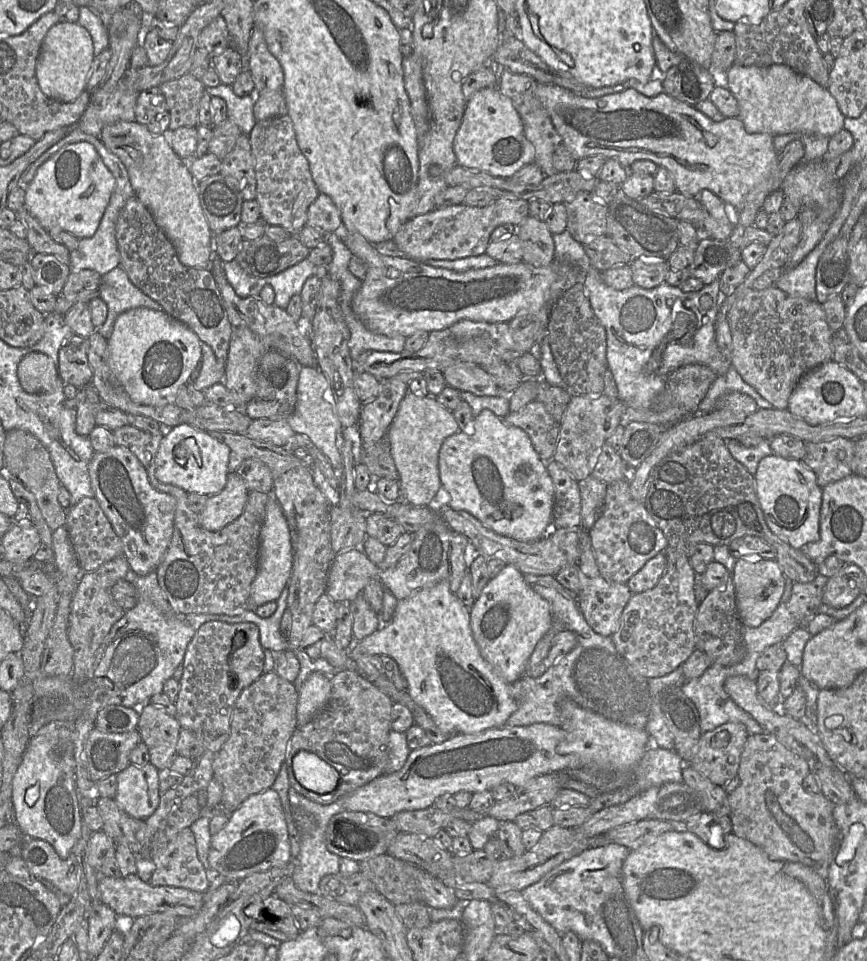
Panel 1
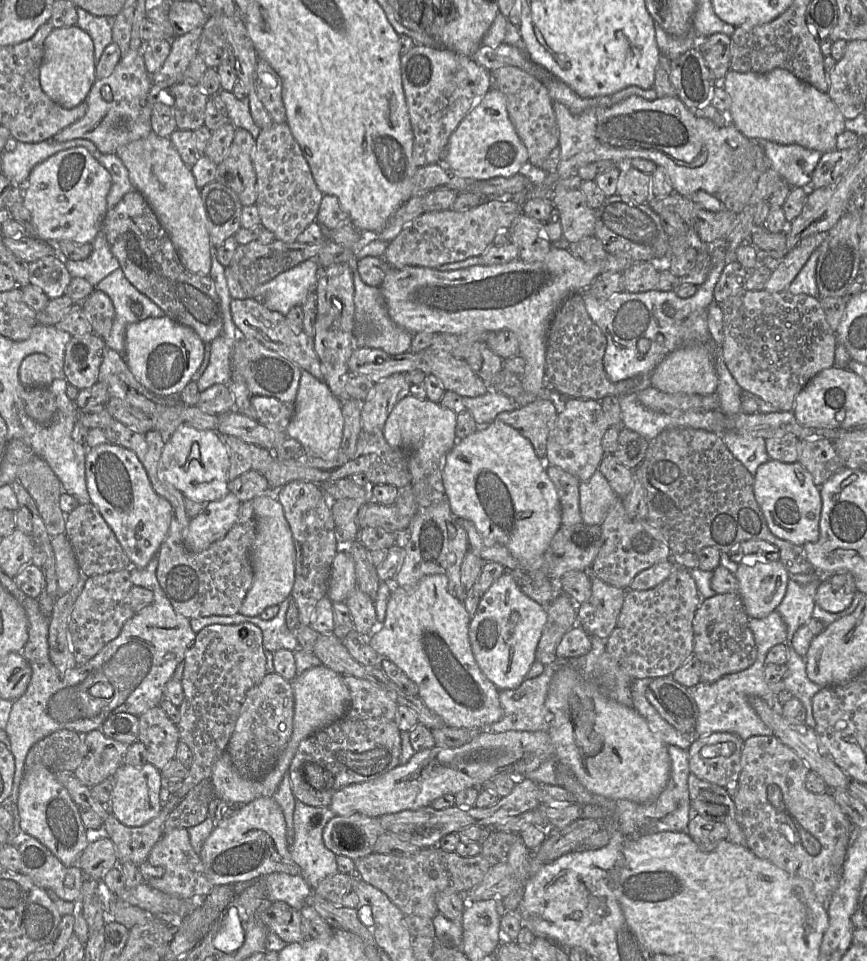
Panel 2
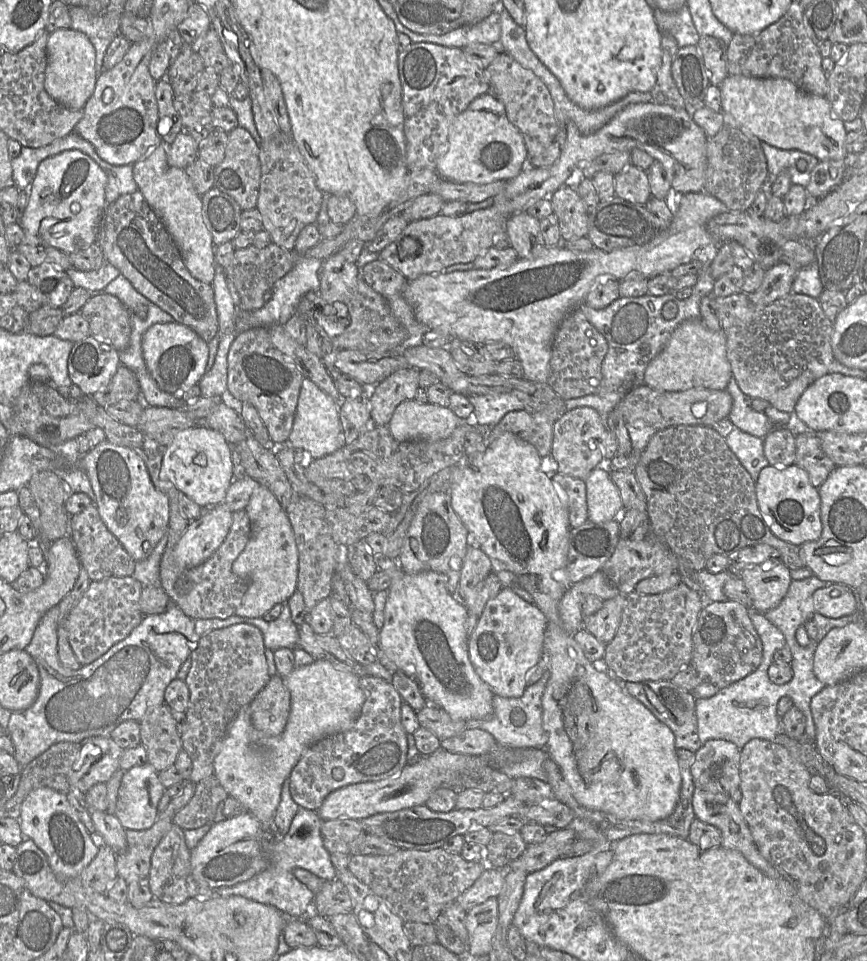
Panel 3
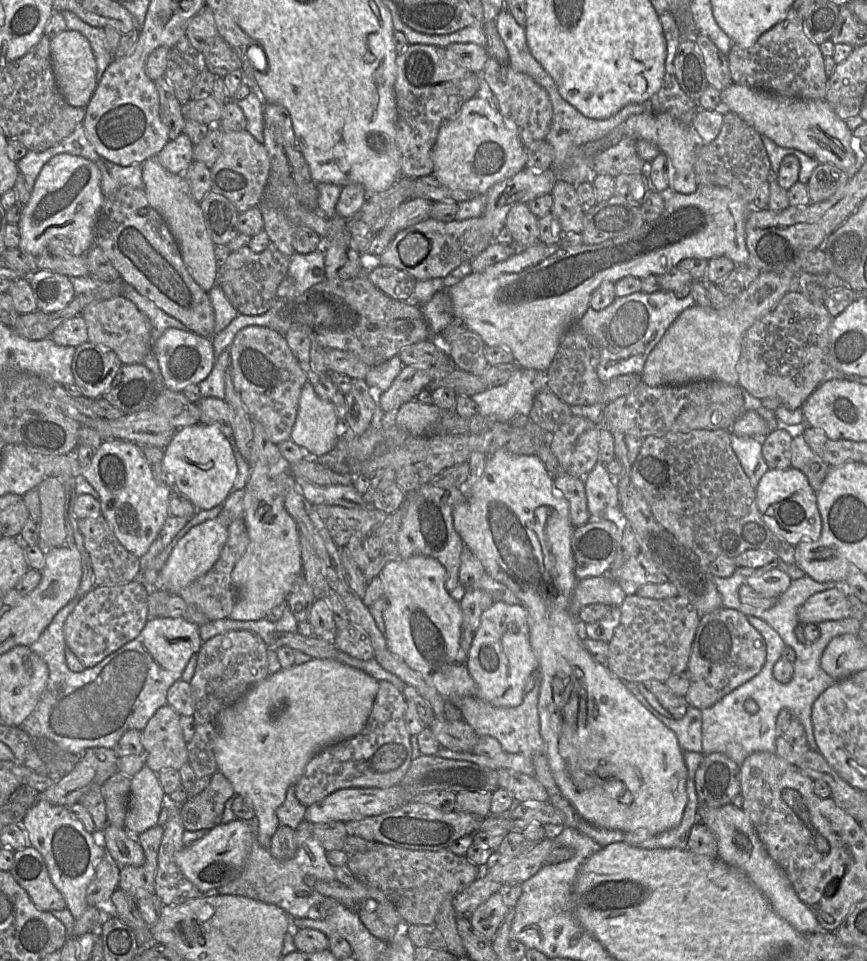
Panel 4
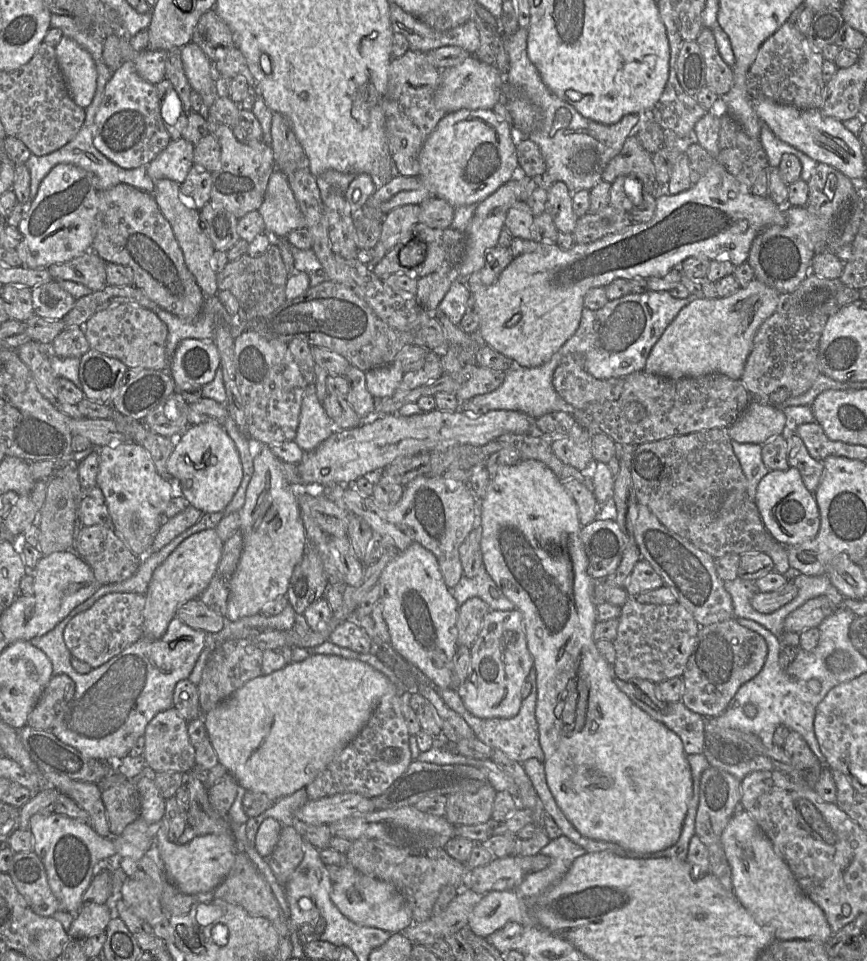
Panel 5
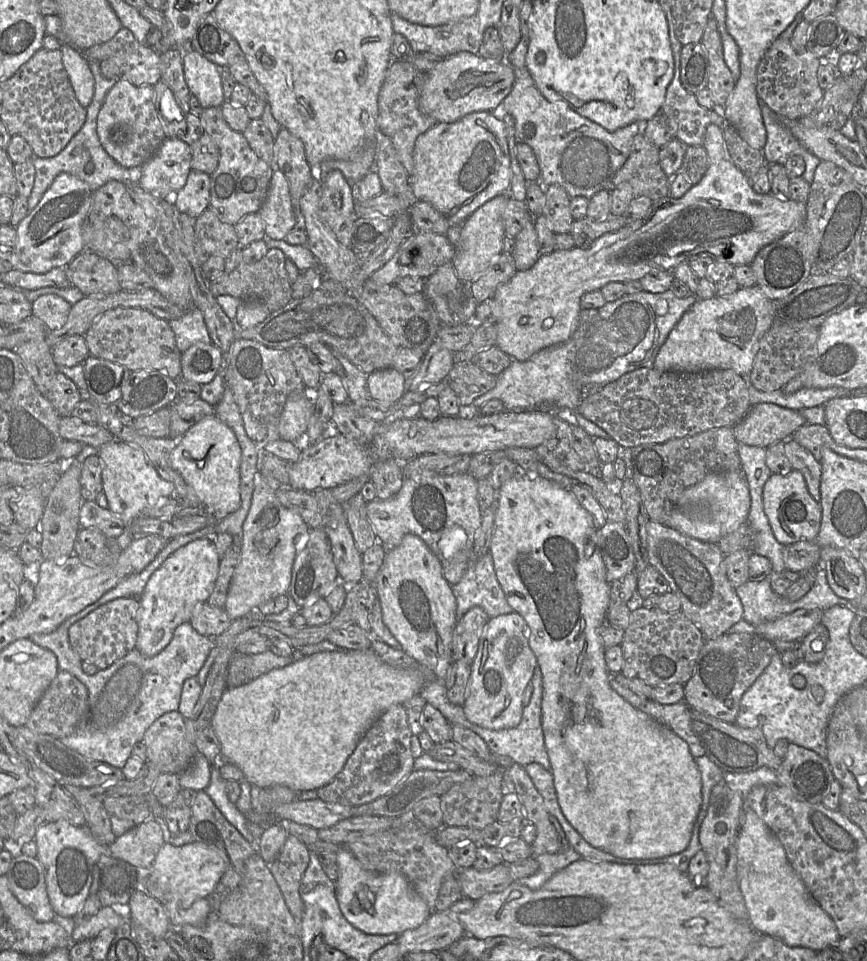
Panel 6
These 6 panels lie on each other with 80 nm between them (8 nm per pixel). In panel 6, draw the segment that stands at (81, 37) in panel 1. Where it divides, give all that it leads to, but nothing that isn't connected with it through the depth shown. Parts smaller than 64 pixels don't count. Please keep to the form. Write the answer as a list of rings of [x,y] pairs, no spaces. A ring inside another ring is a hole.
[[[69,43],[61,48],[63,66],[67,72],[75,96],[85,109],[90,105],[94,95],[94,77],[88,59],[84,54]]]

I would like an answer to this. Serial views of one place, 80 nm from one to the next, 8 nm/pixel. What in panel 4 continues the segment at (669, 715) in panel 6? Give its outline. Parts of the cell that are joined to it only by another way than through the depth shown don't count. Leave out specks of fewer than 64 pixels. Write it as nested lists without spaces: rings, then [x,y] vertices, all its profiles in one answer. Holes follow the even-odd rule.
[[[623,681],[623,684],[654,717],[675,733],[679,746],[683,751],[702,752],[701,710],[689,705],[681,719],[669,719],[651,707],[639,691],[637,683]]]

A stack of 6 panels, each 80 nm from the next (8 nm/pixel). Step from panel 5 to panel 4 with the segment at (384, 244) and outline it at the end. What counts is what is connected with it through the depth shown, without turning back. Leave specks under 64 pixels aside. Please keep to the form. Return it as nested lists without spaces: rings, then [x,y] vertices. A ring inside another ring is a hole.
[[[410,198],[401,204],[389,217],[382,230],[396,235],[398,232],[429,218],[432,201]]]

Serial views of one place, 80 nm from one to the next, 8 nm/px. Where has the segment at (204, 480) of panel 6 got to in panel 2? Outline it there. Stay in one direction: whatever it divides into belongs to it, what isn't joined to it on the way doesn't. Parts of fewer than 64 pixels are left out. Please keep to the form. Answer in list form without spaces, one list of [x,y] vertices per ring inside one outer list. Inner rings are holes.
[[[180,426],[166,439],[158,463],[157,476],[161,482],[178,489],[184,497],[205,505],[223,499],[229,492],[229,467],[229,448],[216,430]]]

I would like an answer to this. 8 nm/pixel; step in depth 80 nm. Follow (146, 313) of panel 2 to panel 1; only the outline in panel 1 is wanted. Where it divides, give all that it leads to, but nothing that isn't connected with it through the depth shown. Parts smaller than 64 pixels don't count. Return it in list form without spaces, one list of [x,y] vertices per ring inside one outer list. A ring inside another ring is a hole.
[[[121,266],[102,276],[98,291],[99,297],[108,307],[107,319],[97,329],[106,340],[111,335],[114,322],[121,313],[139,307],[163,311],[158,302],[143,293],[129,280],[127,273]]]

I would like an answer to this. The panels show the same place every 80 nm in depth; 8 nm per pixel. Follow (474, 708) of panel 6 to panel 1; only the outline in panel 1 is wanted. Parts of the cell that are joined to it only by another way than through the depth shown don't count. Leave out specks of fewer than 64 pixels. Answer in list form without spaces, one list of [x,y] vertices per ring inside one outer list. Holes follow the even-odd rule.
[[[512,564],[488,581],[470,608],[470,626],[482,657],[508,683],[526,675],[528,660],[552,623],[549,602],[526,583],[524,574]]]

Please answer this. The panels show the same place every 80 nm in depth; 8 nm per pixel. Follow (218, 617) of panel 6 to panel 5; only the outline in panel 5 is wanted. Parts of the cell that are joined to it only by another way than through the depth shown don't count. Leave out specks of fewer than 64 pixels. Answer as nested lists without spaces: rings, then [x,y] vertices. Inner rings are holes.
[[[198,598],[189,600],[180,606],[176,617],[196,630],[206,633],[217,633],[222,630],[225,617],[207,607]]]

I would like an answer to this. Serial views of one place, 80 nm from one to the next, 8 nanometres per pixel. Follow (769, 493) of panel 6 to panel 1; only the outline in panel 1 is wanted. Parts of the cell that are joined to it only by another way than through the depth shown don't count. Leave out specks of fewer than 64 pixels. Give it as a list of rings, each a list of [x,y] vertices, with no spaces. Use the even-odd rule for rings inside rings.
[[[771,454],[759,462],[754,479],[757,498],[765,521],[774,534],[787,541],[796,549],[804,549],[807,544],[817,542],[820,539],[822,488],[817,483],[815,473],[807,468],[802,460],[787,460]]]

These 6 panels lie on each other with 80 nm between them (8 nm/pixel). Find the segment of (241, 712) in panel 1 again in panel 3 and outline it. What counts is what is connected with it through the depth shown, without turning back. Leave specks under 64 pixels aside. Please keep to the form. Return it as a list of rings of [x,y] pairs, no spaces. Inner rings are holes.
[[[275,674],[249,703],[252,725],[265,735],[280,735],[286,727],[290,708],[290,693],[283,678]]]

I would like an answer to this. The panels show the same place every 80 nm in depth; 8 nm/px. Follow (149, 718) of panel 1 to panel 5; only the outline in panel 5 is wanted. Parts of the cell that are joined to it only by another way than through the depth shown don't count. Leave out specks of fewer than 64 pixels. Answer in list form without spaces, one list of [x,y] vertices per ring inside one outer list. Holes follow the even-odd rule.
[[[175,707],[159,712],[145,729],[143,756],[154,772],[180,772],[188,774],[196,769],[195,748],[192,745],[186,721]]]

